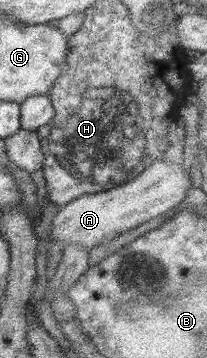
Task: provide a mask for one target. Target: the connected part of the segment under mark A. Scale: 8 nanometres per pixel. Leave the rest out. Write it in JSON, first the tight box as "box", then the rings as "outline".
{"box":[47,158,190,250],"outline":[[[163,158],[153,162],[153,164],[143,169],[134,180],[129,180],[126,184],[119,185],[108,191],[96,192],[93,194],[84,194],[61,207],[58,207],[50,221],[49,236],[51,239],[47,248],[52,242],[58,241],[63,250],[65,245],[75,245],[93,248],[97,245],[103,245],[114,239],[129,228],[135,228],[143,222],[147,222],[166,210],[177,206],[187,192],[187,186],[190,186],[190,177],[188,170],[182,169],[179,163],[167,163]]]}

